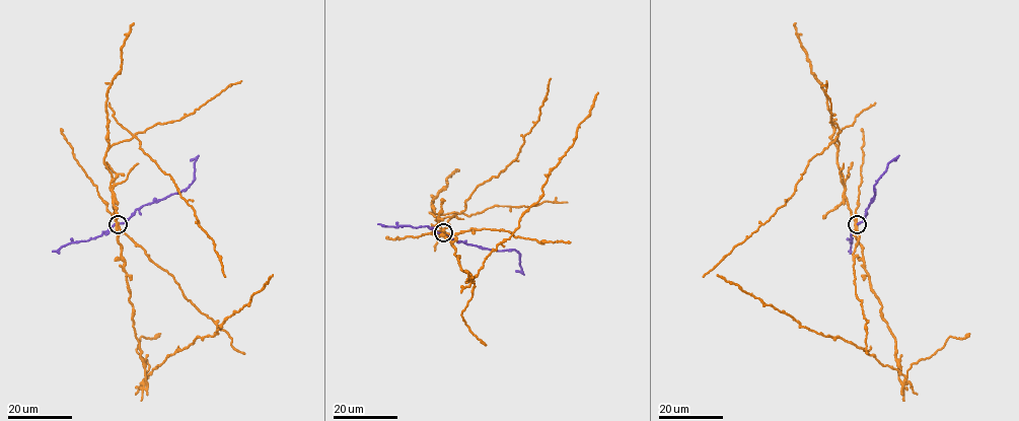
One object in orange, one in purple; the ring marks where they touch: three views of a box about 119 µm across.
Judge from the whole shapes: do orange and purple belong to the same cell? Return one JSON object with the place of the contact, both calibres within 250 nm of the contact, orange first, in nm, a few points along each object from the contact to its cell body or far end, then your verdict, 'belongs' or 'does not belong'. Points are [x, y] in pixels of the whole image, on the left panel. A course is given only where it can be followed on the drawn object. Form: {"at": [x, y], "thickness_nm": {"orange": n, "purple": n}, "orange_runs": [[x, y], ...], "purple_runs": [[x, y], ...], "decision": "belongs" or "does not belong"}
{"at": [118, 224], "thickness_nm": {"orange": 340, "purple": 170}, "orange_runs": [[118, 224], [146, 383], [146, 375], [170, 355], [197, 337], [217, 333], [273, 274]], "purple_runs": [[118, 224], [123, 223], [144, 205], [178, 194], [189, 186], [194, 179], [196, 158], [190, 160]], "decision": "does not belong"}

